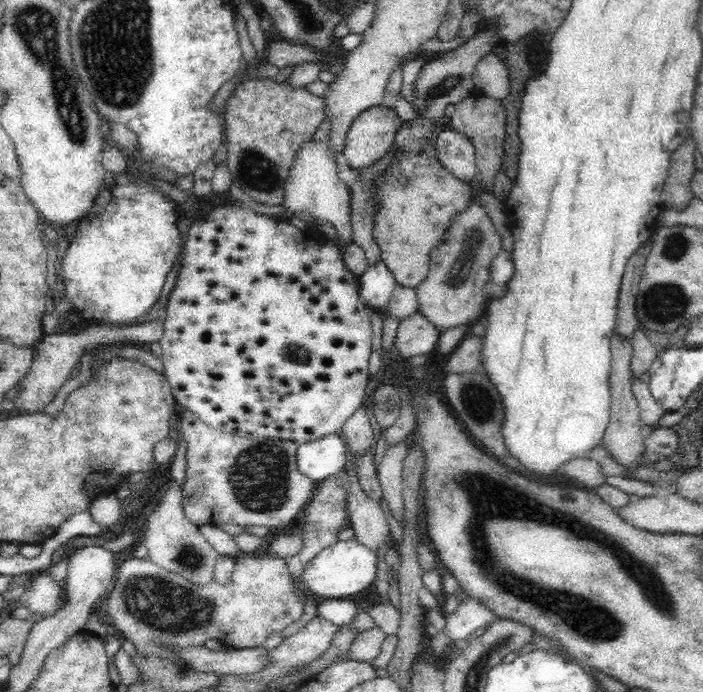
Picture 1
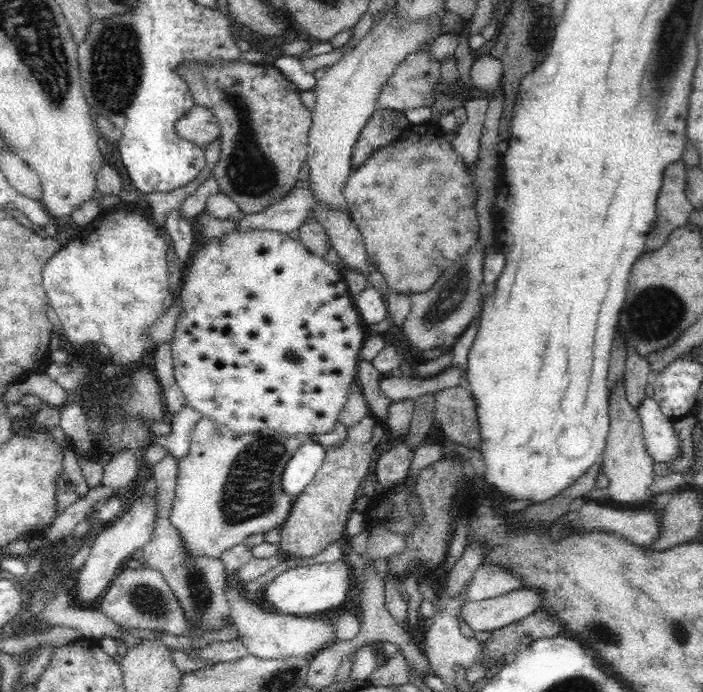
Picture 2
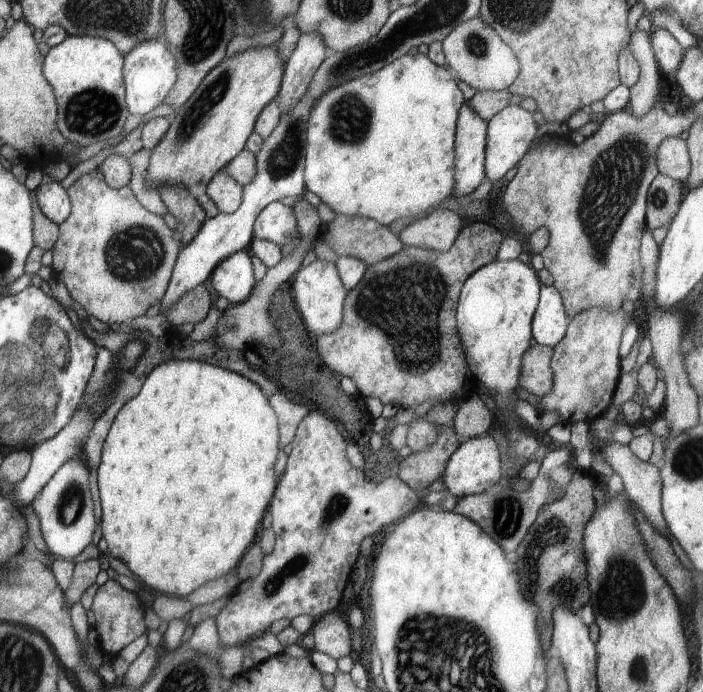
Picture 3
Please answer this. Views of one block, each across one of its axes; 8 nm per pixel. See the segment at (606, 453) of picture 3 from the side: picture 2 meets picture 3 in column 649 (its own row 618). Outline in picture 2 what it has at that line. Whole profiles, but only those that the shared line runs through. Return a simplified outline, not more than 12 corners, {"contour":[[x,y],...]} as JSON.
{"contour":[[521,588],[464,604],[473,631],[488,632],[534,614],[541,594]]}

